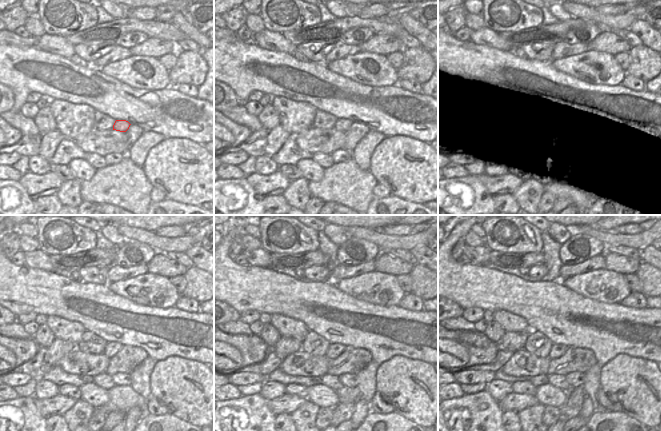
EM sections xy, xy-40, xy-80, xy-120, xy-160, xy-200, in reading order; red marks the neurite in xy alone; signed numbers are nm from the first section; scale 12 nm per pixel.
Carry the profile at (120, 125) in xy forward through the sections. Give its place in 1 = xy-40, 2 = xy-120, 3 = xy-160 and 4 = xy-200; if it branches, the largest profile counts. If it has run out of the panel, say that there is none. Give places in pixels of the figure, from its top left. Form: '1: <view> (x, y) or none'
1: xy-40 (343, 125)
2: xy-120 (111, 349)
3: xy-160 (334, 350)
4: xy-200 (557, 350)

